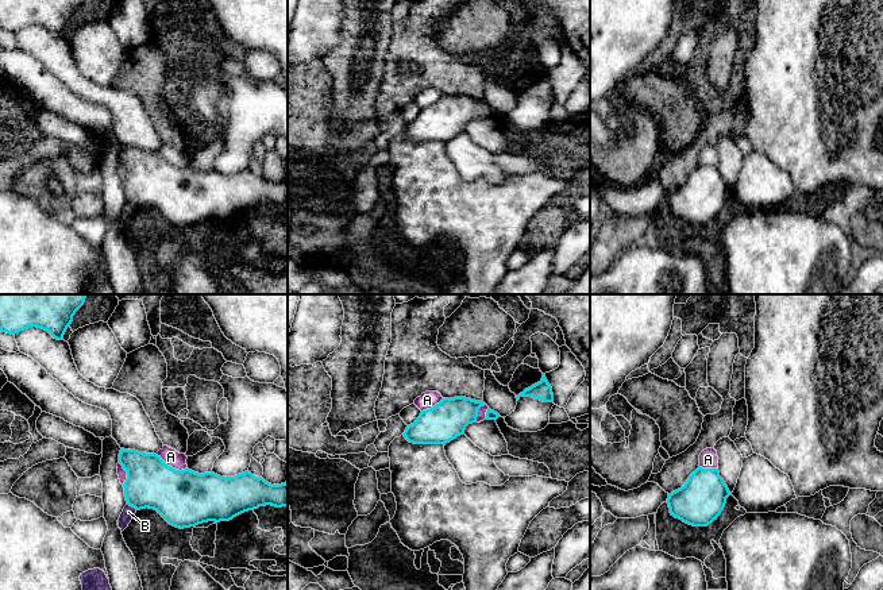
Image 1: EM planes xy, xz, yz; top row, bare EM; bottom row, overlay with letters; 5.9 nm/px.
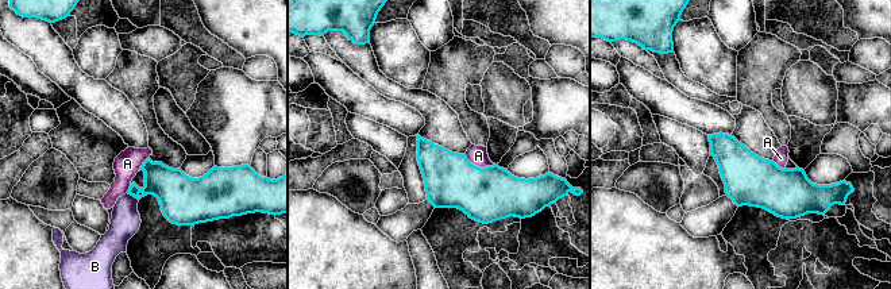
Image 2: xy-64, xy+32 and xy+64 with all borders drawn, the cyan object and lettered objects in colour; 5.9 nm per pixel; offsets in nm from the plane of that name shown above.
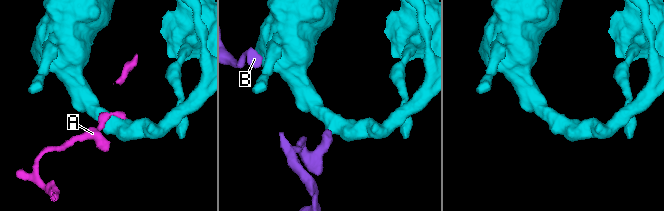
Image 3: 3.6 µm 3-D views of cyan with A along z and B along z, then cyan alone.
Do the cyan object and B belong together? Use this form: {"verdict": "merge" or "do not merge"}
{"verdict": "do not merge"}

